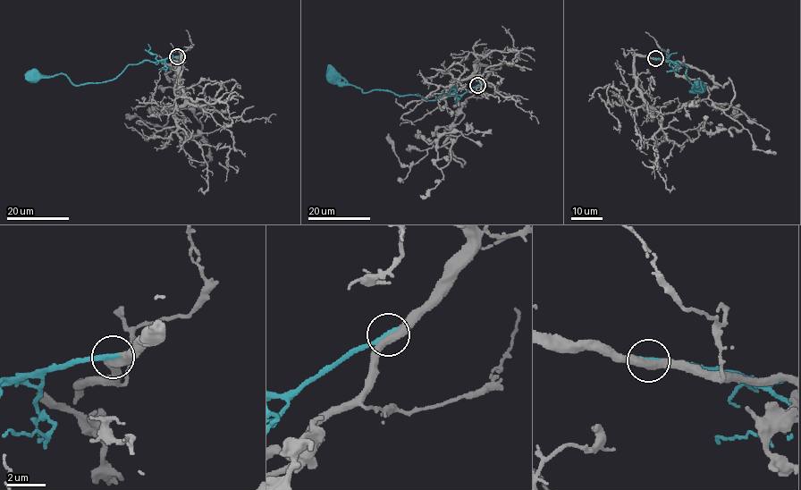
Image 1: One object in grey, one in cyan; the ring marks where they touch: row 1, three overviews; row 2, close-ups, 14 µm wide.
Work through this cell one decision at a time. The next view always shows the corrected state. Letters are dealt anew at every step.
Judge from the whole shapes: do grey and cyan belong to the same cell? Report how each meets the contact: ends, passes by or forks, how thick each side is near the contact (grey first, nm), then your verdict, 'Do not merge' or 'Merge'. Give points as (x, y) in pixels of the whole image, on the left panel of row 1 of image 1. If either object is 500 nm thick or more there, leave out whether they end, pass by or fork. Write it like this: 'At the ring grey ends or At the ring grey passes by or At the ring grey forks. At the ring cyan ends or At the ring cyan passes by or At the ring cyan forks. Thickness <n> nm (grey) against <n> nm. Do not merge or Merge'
At the ring grey passes by. At the ring cyan ends. Thickness 420 nm (grey) against 320 nm. Merge

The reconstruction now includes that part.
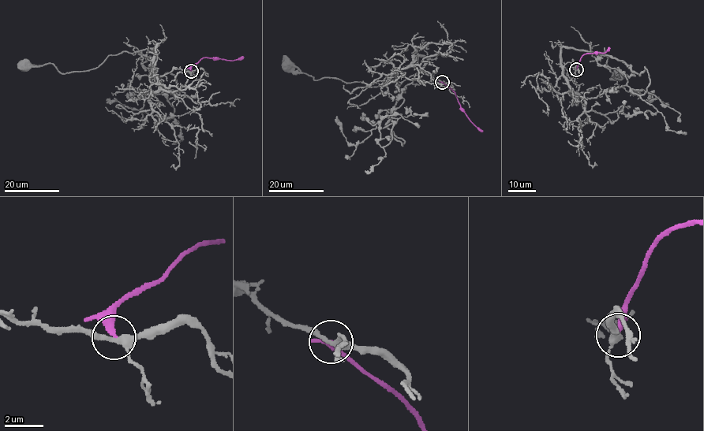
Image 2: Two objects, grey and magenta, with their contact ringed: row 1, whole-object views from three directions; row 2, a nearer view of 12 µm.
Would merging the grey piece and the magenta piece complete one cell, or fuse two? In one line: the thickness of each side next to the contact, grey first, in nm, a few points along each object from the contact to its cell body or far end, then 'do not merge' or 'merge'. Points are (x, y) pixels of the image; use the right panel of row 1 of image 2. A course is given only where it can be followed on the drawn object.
240 nm thick on the grey side, 280 nm on the other; grey runs (577, 68), (569, 80), (563, 73), (563, 47), (606, 56), (612, 76), (619, 75); magenta runs (577, 68), (584, 54), (608, 51), (609, 47); do not merge

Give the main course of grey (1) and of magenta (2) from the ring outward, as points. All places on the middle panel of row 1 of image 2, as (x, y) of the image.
1: (442, 82), (412, 65), (415, 56), (425, 57), (428, 61), (417, 72), (376, 87), (316, 79), (287, 66)
2: (442, 82), (455, 94), (466, 115), (482, 131)

